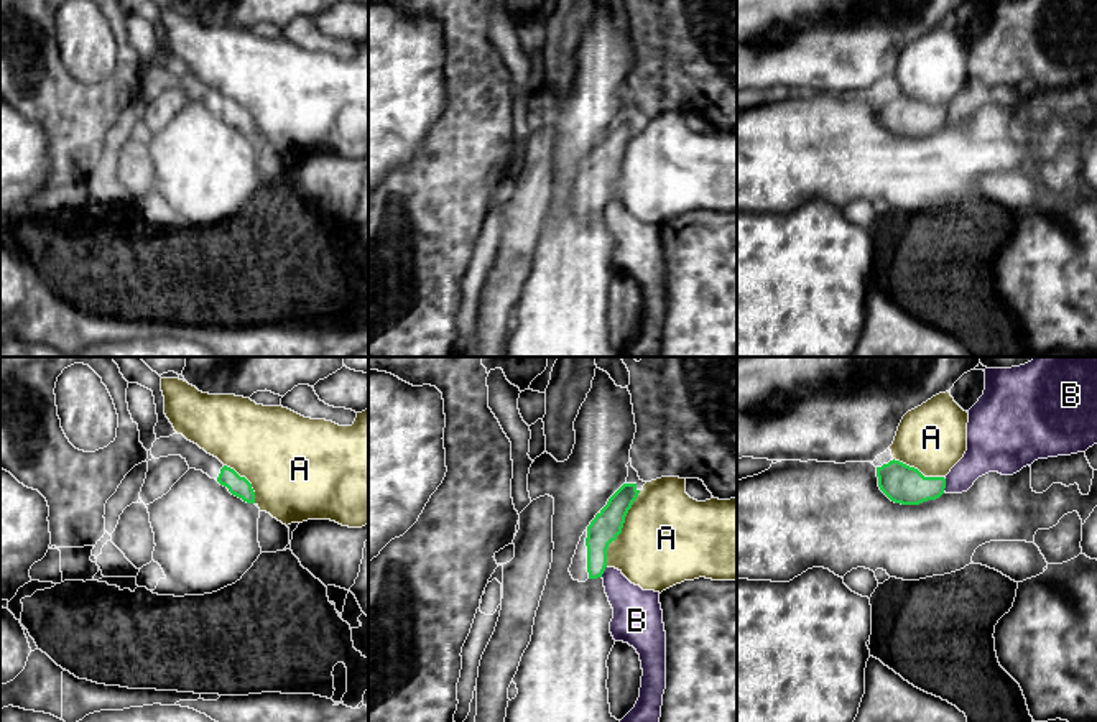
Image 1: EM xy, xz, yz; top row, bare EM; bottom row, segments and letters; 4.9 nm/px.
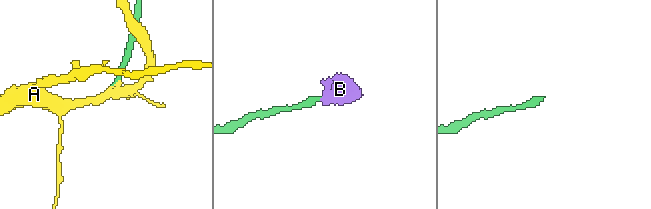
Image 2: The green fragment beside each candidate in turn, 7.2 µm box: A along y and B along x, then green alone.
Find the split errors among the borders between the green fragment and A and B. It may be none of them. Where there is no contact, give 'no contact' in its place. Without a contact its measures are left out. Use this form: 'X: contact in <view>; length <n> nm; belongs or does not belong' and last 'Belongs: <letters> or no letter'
A: contact in xz; length 420 nm; does not belong
B: contact in yz; length 70 nm; does not belong
Belongs: no letter

